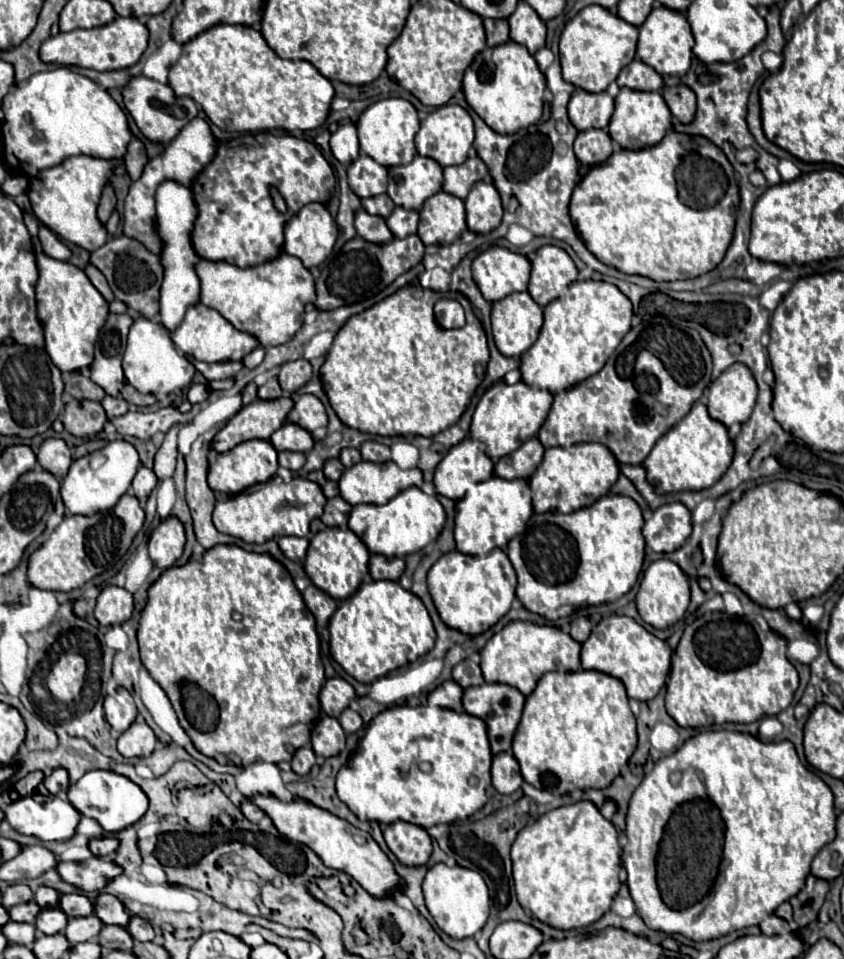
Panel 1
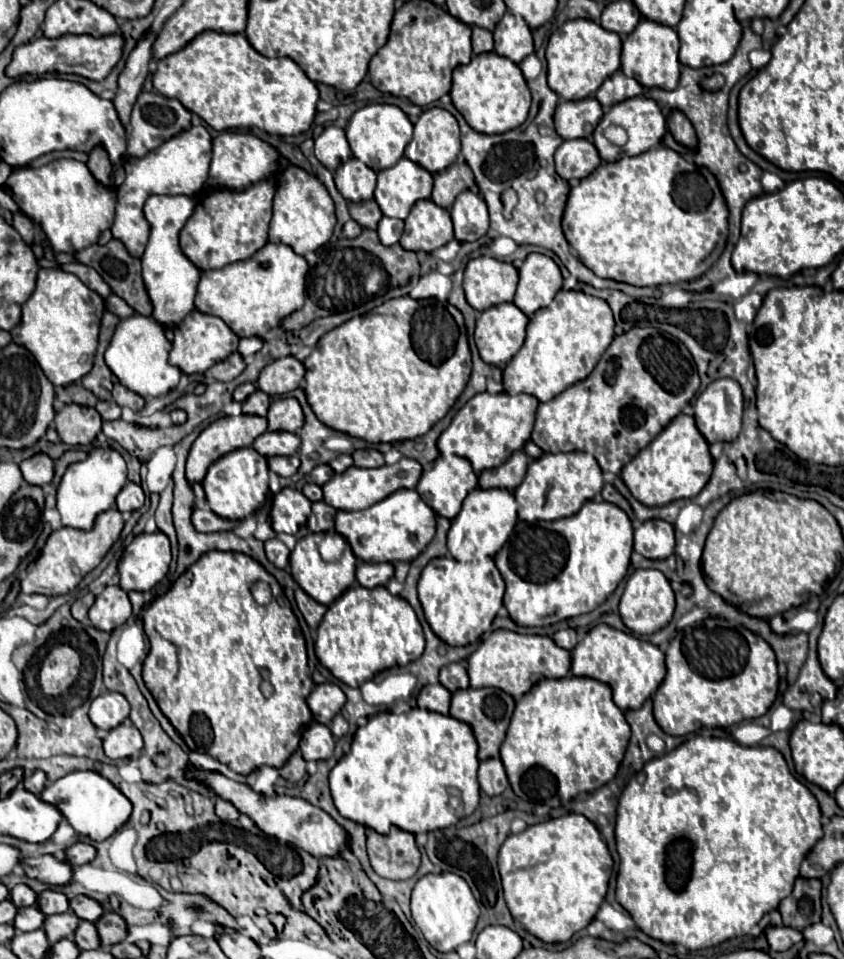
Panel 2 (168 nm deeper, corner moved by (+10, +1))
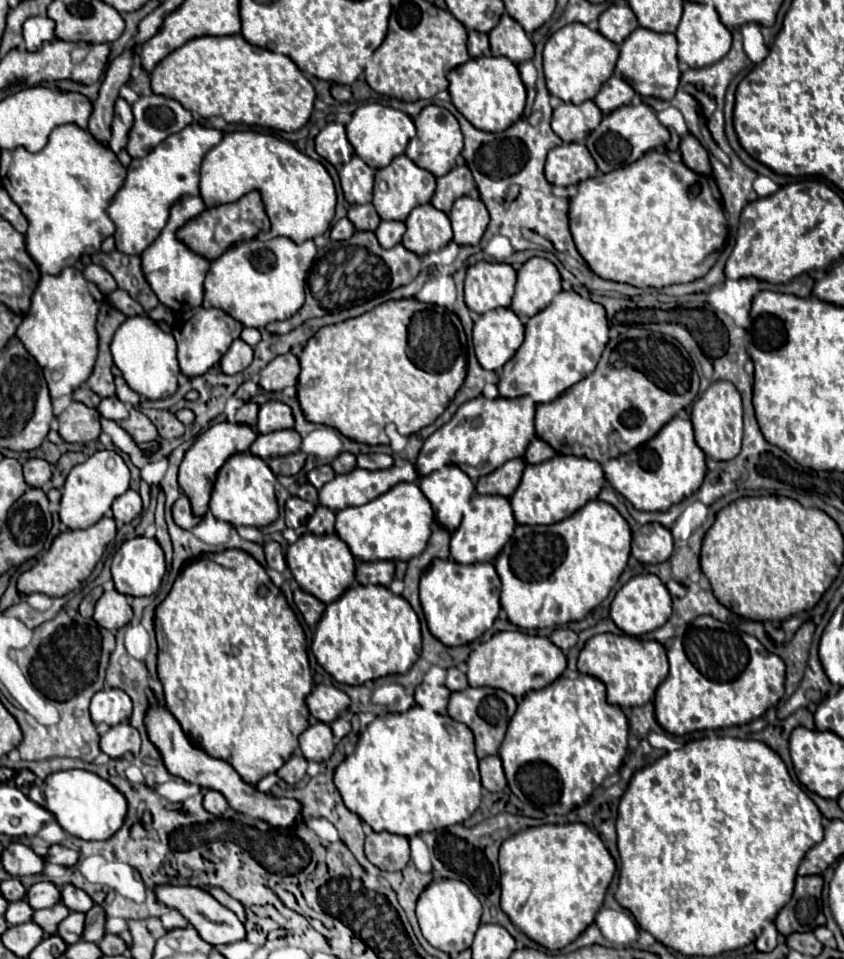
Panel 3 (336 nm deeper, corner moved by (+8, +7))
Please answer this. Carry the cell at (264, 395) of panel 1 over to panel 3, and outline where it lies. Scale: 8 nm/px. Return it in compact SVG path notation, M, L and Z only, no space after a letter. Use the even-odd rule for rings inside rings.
M245 403L245 405L237 411L237 423L255 427L255 423L257 423L257 411L259 411L259 407L257 407L255 403Z

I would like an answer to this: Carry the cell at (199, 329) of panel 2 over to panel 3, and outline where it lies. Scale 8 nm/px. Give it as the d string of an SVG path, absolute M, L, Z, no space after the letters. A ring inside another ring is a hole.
M195 307L185 311L173 325L173 337L177 341L177 361L181 373L189 379L205 375L215 363L219 363L219 359L225 355L229 345L241 335L241 329L243 325L221 309Z

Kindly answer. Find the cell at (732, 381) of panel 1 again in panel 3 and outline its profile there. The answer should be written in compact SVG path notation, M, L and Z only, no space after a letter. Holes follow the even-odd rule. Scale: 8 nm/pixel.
M715 381L709 389L693 403L691 423L695 431L695 441L705 453L705 457L715 461L731 461L741 451L743 437L743 405L741 395L729 381Z

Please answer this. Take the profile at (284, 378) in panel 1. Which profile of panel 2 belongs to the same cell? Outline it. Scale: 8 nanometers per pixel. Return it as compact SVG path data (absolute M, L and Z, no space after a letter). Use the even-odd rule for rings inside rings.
M283 357L269 363L259 375L259 389L267 395L283 395L303 385L305 367L295 357Z

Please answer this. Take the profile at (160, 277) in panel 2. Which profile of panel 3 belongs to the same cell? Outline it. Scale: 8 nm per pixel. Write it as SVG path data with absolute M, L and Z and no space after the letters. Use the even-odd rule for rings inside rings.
M183 197L177 205L171 207L169 223L165 225L161 235L141 253L141 265L143 265L143 273L145 273L147 283L151 285L151 289L159 297L159 301L163 305L171 307L175 313L199 307L203 301L203 279L209 271L209 259L205 259L203 255L197 255L195 251L185 247L185 243L181 243L177 239L177 231L189 219L195 219L205 209L207 207L199 197Z

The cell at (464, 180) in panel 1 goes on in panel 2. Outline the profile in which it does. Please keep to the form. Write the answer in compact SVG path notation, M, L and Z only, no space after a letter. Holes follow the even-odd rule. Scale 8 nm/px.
M461 157L453 165L449 165L447 169L435 173L433 179L435 179L435 185L433 185L431 199L443 209L451 209L455 197L465 189L479 191L469 165Z

